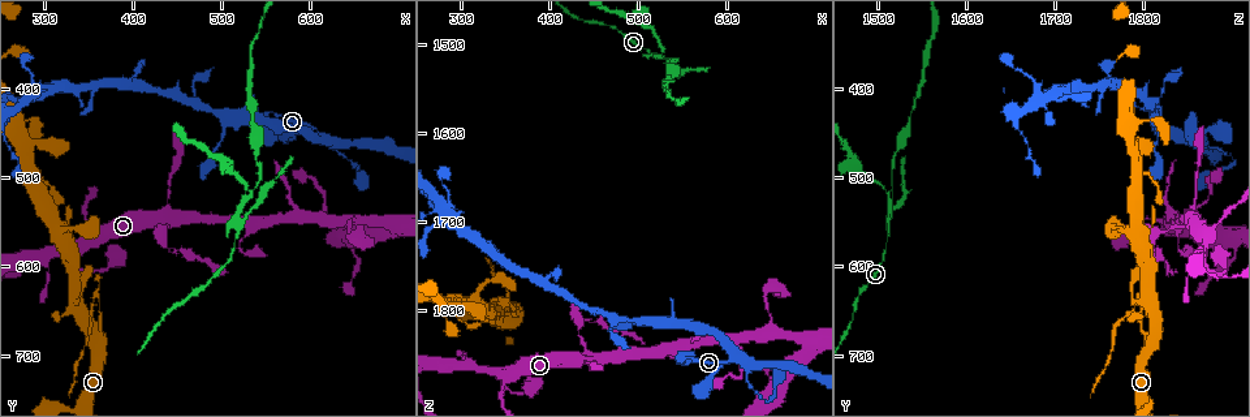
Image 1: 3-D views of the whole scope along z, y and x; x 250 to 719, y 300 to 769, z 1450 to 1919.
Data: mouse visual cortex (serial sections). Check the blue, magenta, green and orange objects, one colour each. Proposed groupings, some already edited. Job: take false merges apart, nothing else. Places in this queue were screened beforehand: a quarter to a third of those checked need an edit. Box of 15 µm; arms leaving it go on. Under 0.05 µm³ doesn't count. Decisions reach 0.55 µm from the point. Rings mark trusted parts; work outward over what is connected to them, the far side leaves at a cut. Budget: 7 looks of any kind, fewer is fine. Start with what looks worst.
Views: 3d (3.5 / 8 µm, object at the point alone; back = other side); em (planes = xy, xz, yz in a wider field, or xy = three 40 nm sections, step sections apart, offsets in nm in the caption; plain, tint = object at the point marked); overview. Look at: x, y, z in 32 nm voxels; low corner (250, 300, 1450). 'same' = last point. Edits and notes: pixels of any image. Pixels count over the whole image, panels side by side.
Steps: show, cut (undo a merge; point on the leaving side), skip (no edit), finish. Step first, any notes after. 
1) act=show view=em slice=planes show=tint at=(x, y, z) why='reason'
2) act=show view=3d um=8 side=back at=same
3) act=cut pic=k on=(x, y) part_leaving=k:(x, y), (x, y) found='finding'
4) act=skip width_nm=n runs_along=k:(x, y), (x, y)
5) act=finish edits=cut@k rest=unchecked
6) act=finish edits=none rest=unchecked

act=show view=3d um=3.5 at=(610, 450, 1855) why='abrupt turn'

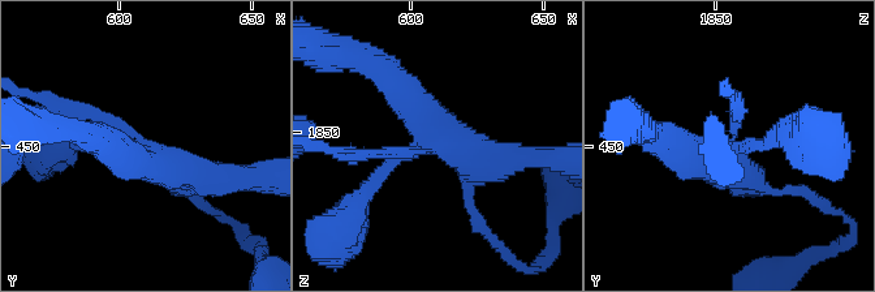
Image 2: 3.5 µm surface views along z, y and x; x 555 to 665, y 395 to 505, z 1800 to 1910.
act=show view=em slice=xy step=3 show=tint at=(607, 452, 1855) arms=4 arm_widths_nm=150,200,400,400 why='shape alone is not enough'

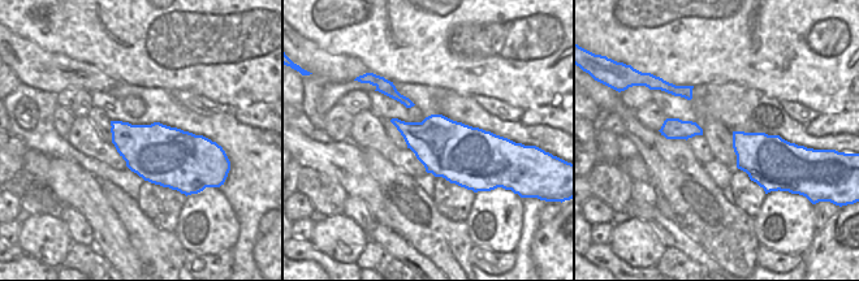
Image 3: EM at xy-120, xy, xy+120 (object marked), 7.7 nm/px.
act=skip found='continuous, no second cell'

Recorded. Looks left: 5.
act=show view=3d um=3.5 at=(435, 565, 1810) why='a narrow waist'

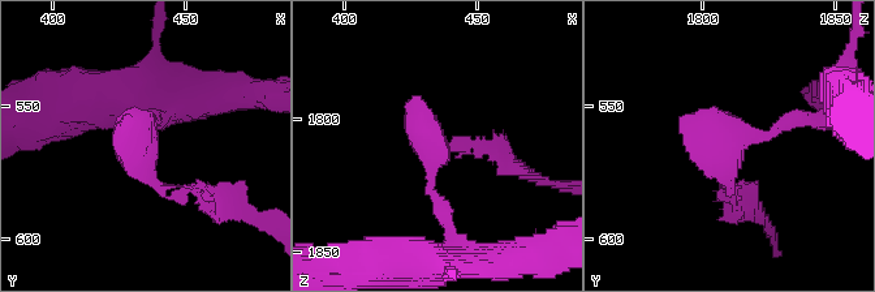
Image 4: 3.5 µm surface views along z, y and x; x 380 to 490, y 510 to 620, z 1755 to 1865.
act=show view=em slice=xy step=2 show=tint at=(434, 562, 1812)

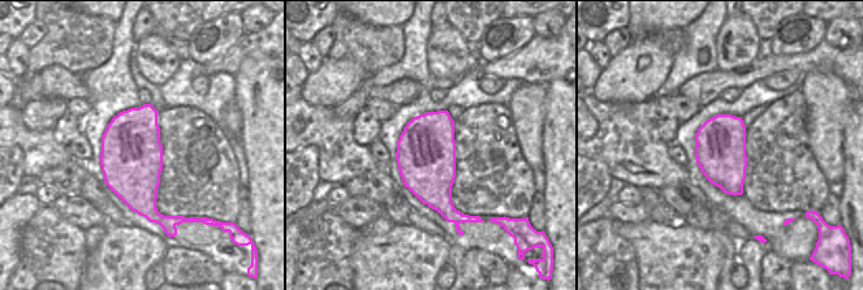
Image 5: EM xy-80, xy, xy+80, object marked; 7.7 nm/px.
act=skip found='continuous, no second cell'

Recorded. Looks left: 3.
act=show view=em slice=xy step=5 show=tint at=(520, 575, 1840)

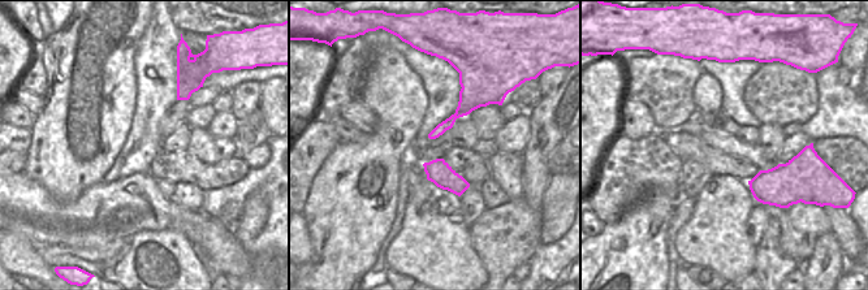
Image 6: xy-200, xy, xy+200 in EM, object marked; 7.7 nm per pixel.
act=show view=3d um=3.5 at=same why='see where the arms go'

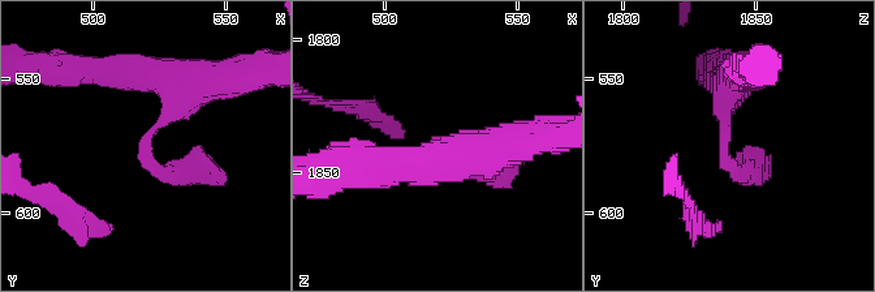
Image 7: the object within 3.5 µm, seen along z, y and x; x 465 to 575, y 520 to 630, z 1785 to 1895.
act=skip width_nm=190 runs_along=6:(486, 102), (470, 102), (432, 135) found='all the same cell'

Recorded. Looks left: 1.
act=finish edits=none rest=unchecked

